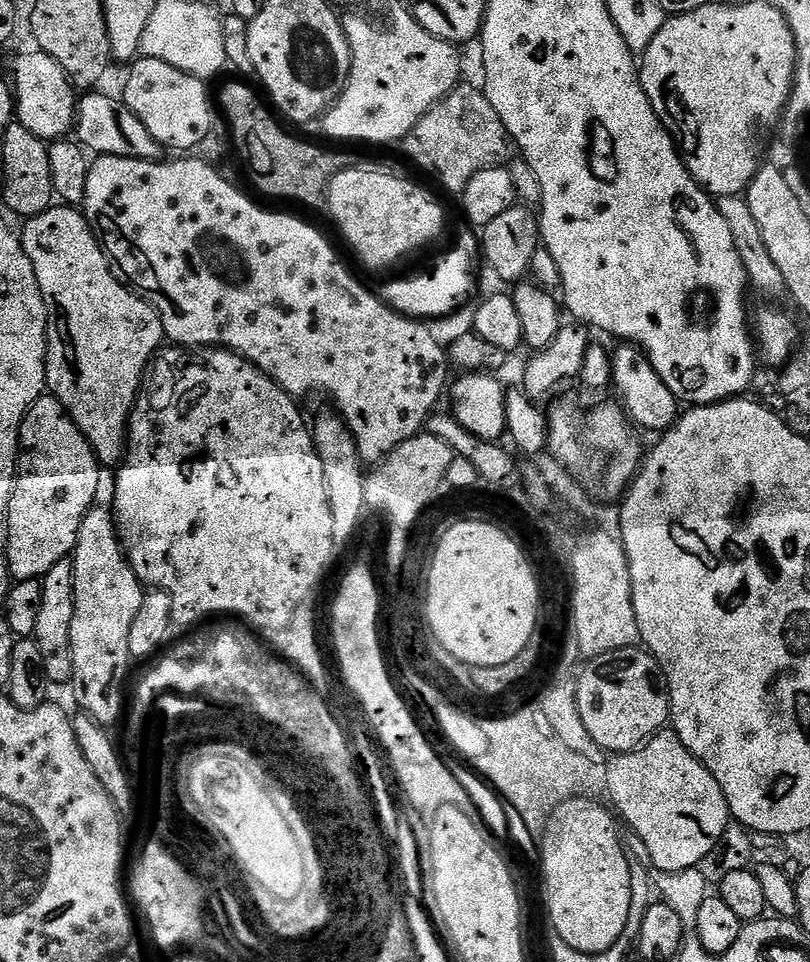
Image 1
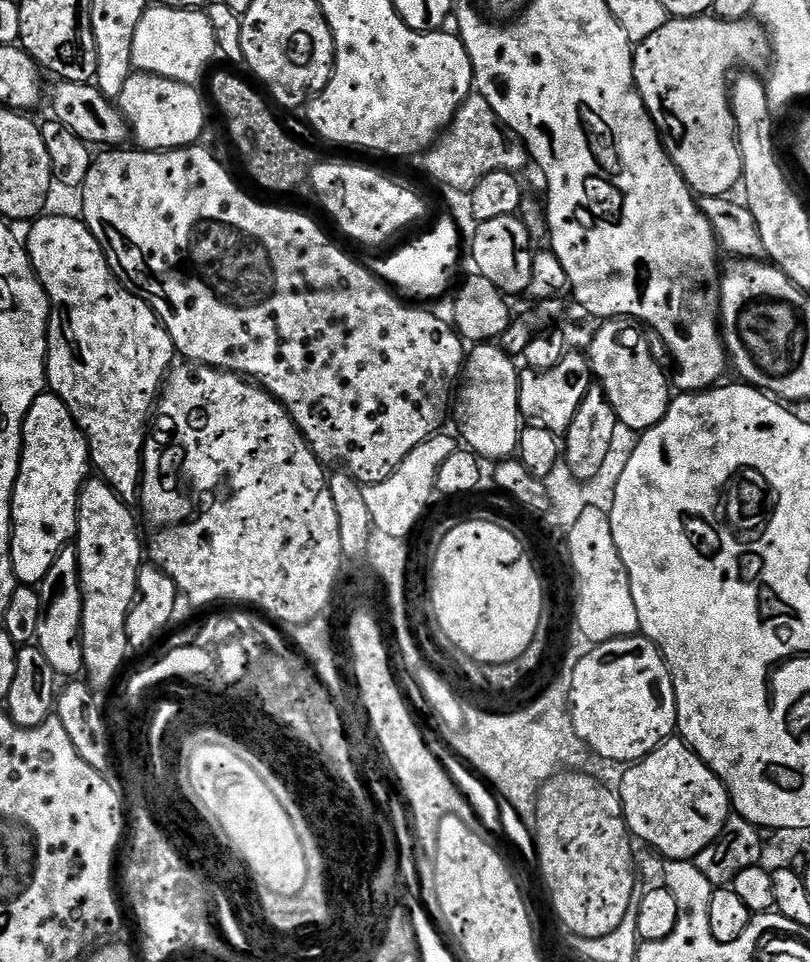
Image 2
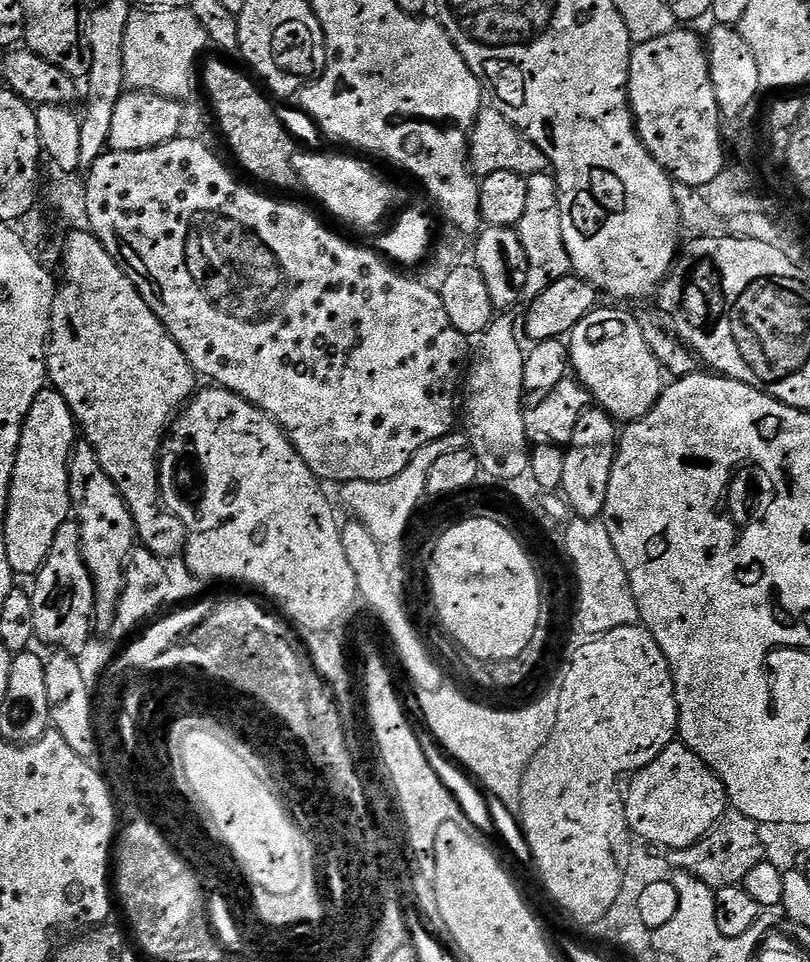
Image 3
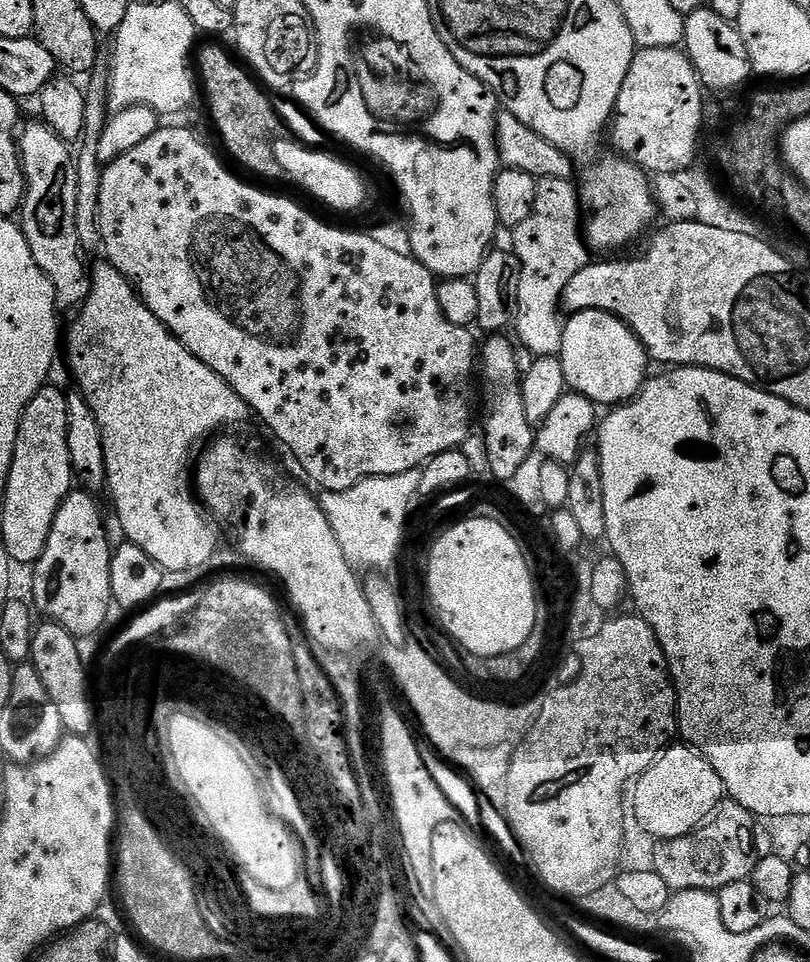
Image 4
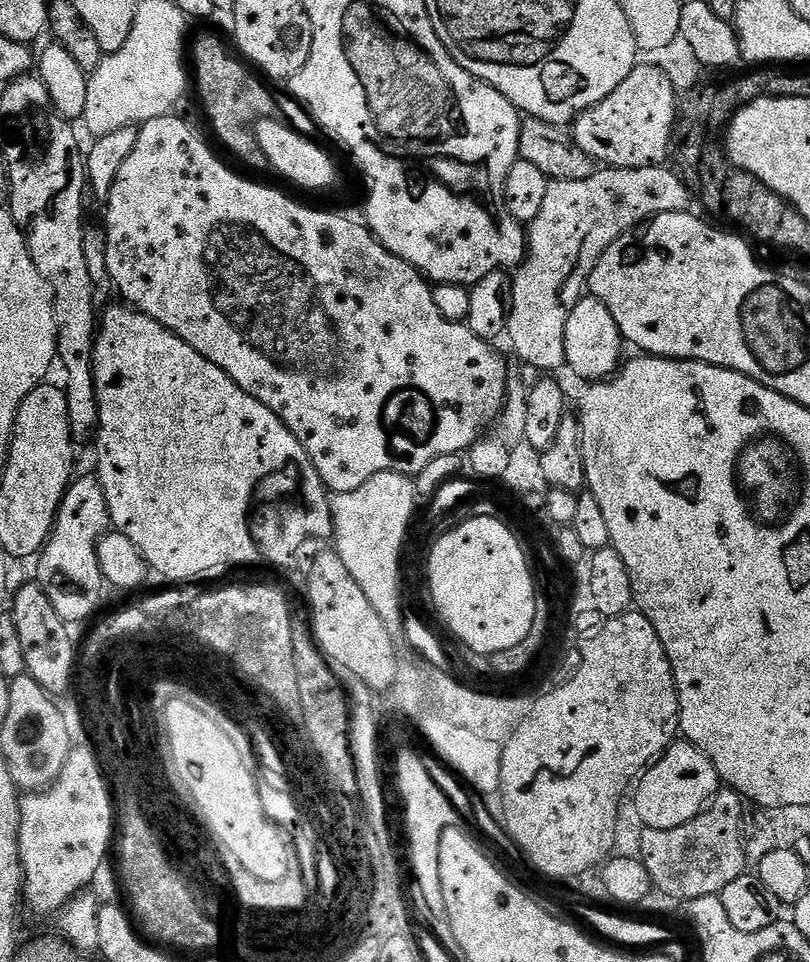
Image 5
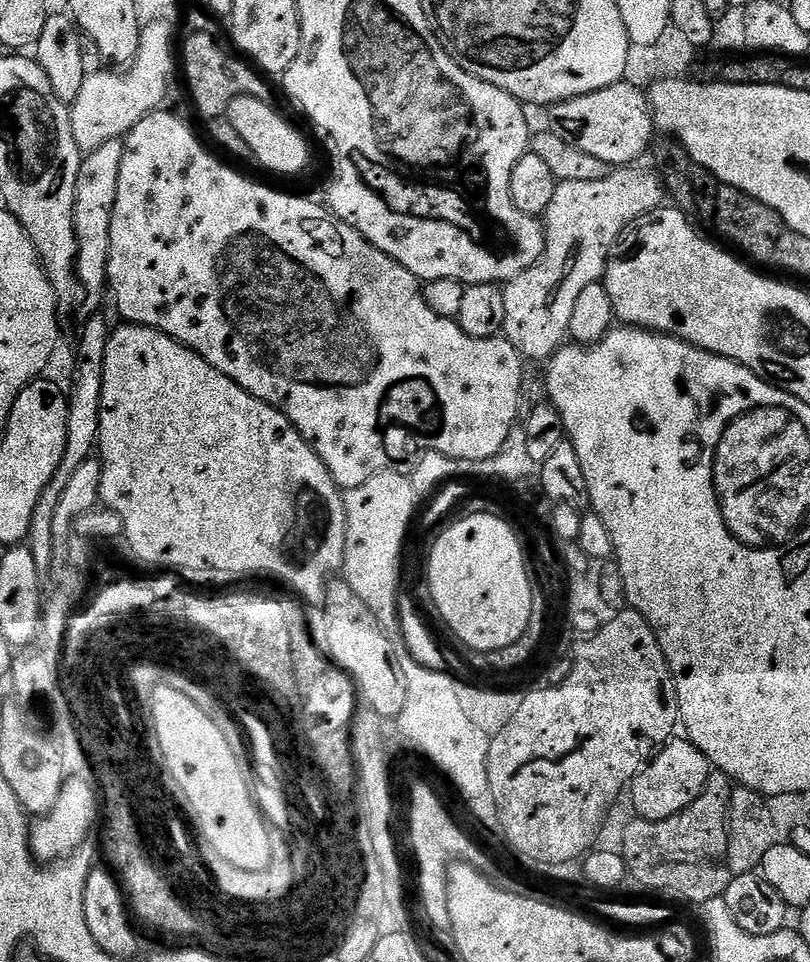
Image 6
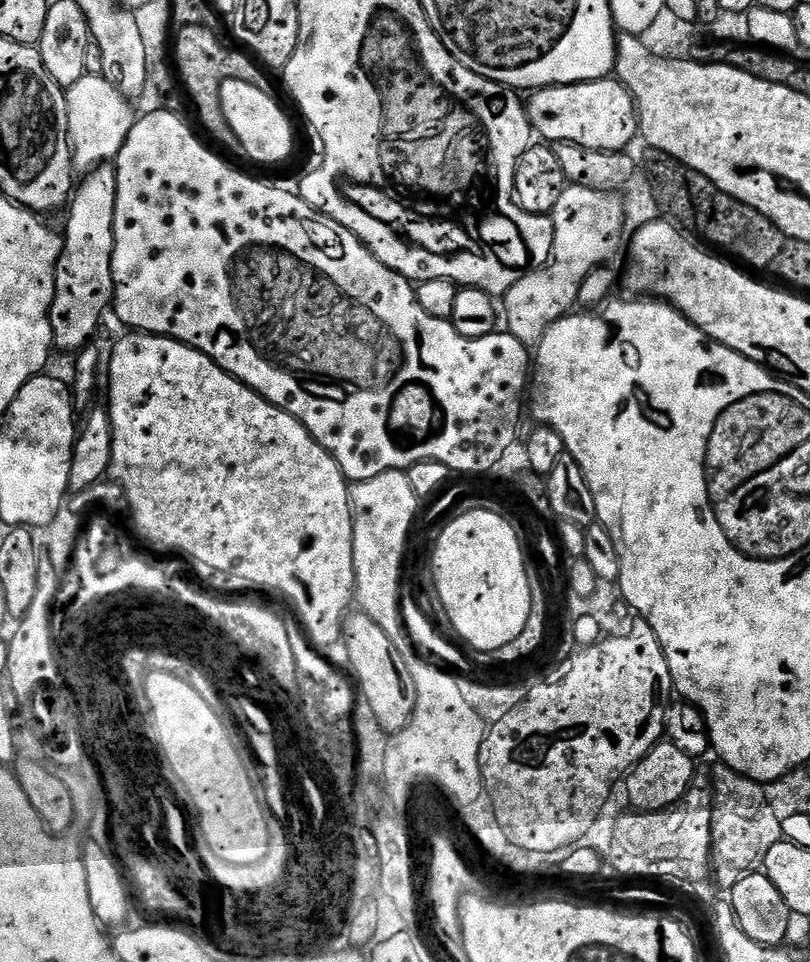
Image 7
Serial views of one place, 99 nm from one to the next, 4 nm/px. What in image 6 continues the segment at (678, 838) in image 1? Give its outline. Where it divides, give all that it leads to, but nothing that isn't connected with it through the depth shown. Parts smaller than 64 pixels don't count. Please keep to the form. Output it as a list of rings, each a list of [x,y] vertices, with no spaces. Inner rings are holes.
[[[687,738],[669,740],[645,763],[630,785],[637,817],[642,820],[674,818],[674,814],[686,810],[690,802],[700,797],[713,771],[712,764],[702,750],[695,748]]]

